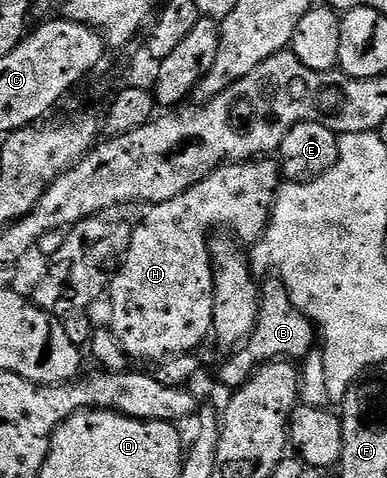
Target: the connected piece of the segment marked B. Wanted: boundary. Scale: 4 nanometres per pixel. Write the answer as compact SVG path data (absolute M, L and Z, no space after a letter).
M270 276L260 286L258 322L254 326L254 331L250 333L244 345L235 349L231 353L235 354L219 368L218 378L224 385L230 386L229 388L237 388L243 386L258 371L258 367L279 360L301 360L305 358L307 352L315 349L315 346L316 327L314 323L290 303L284 283L277 276Z

